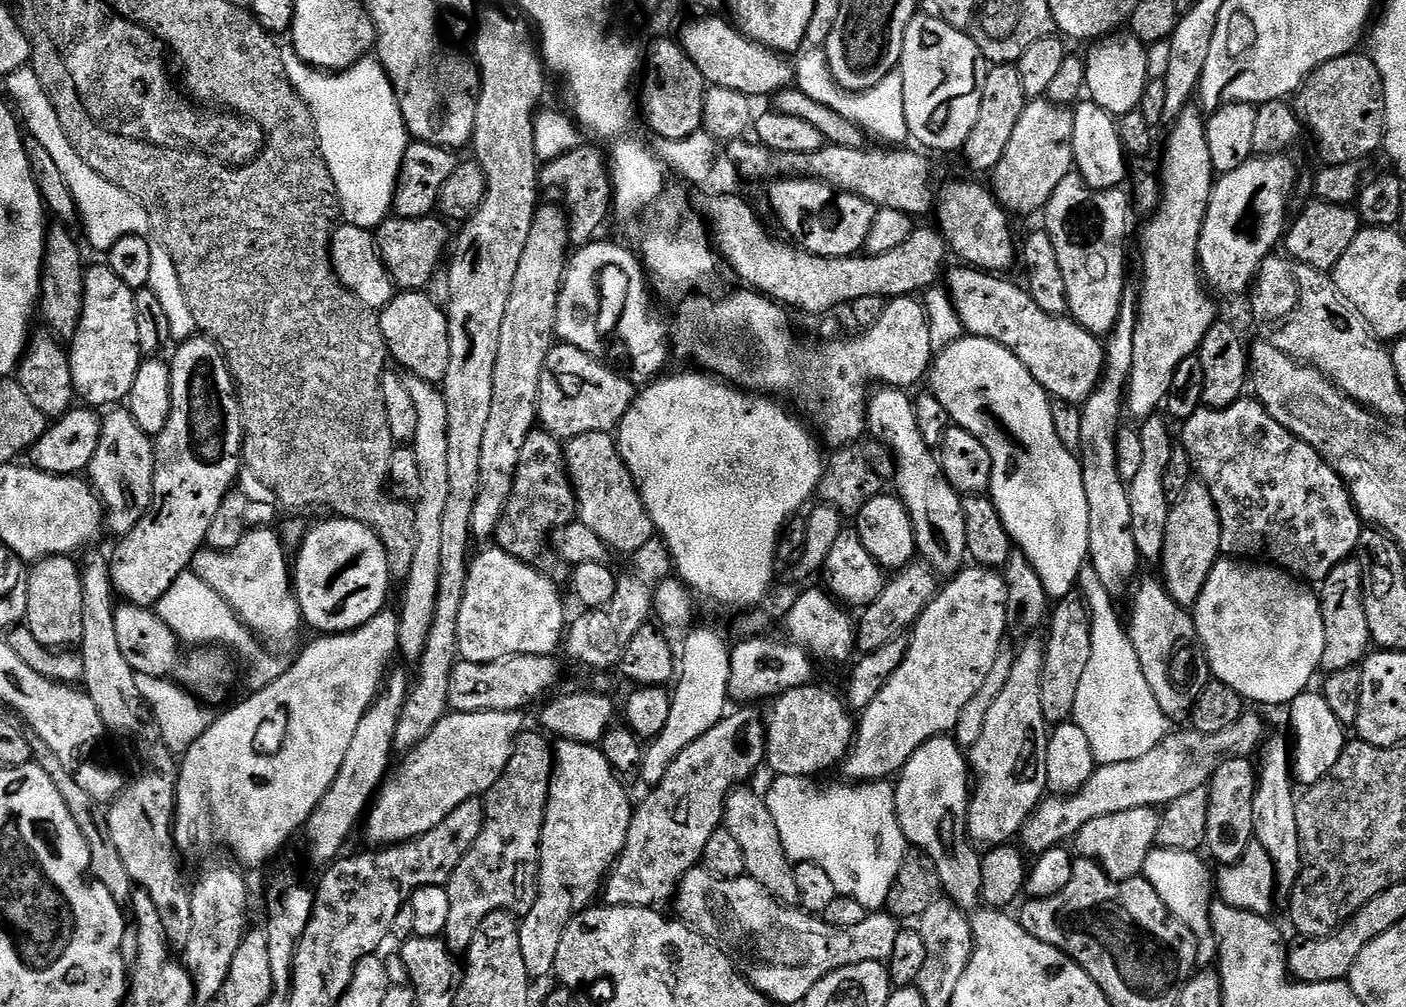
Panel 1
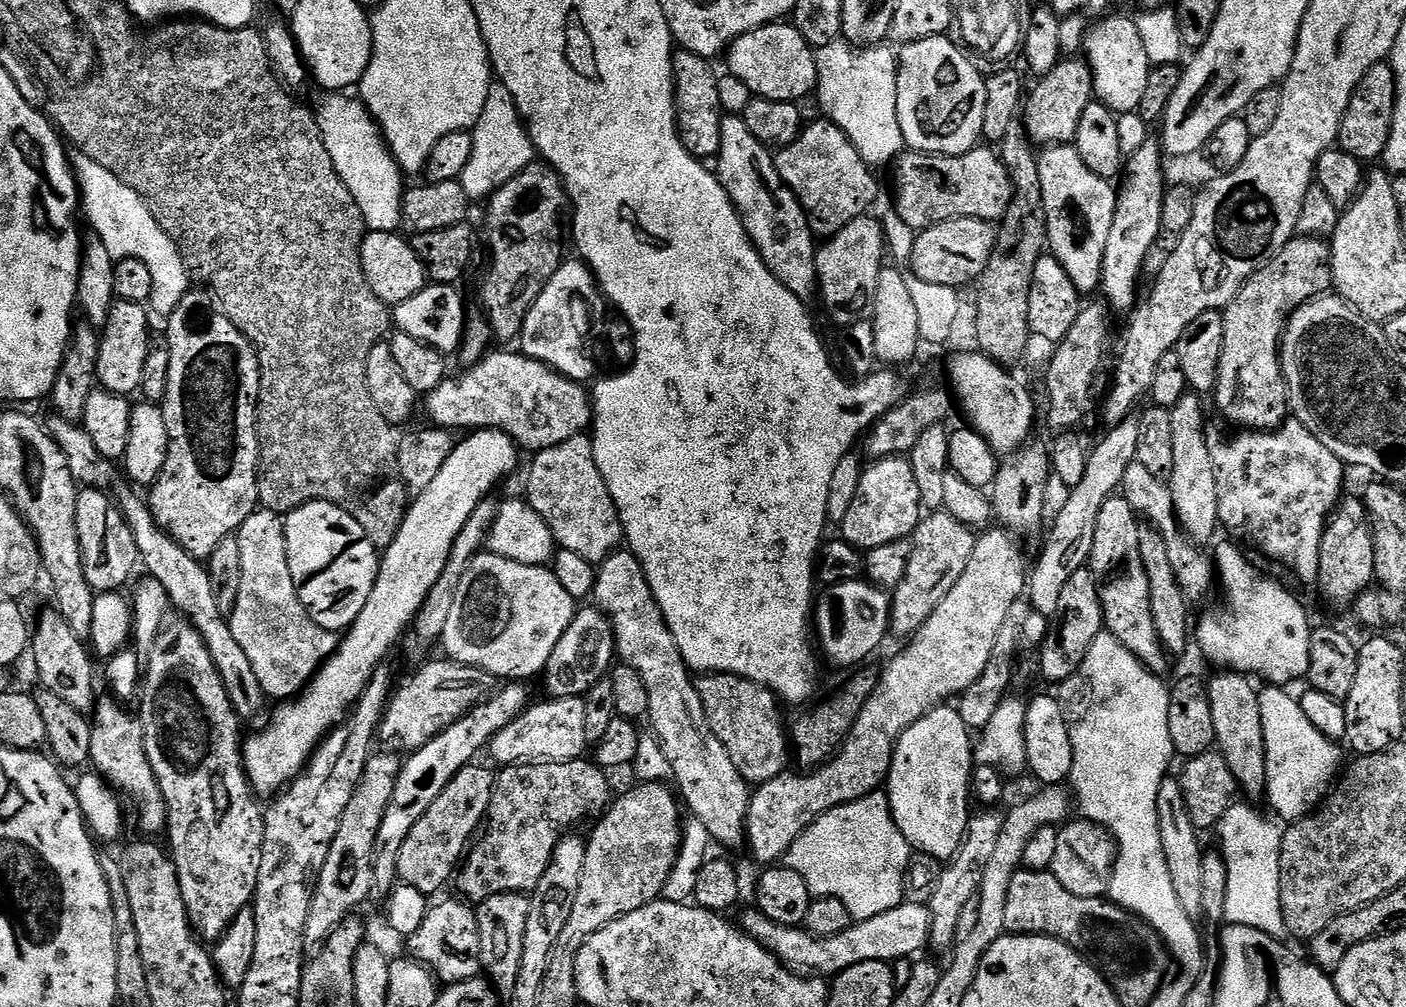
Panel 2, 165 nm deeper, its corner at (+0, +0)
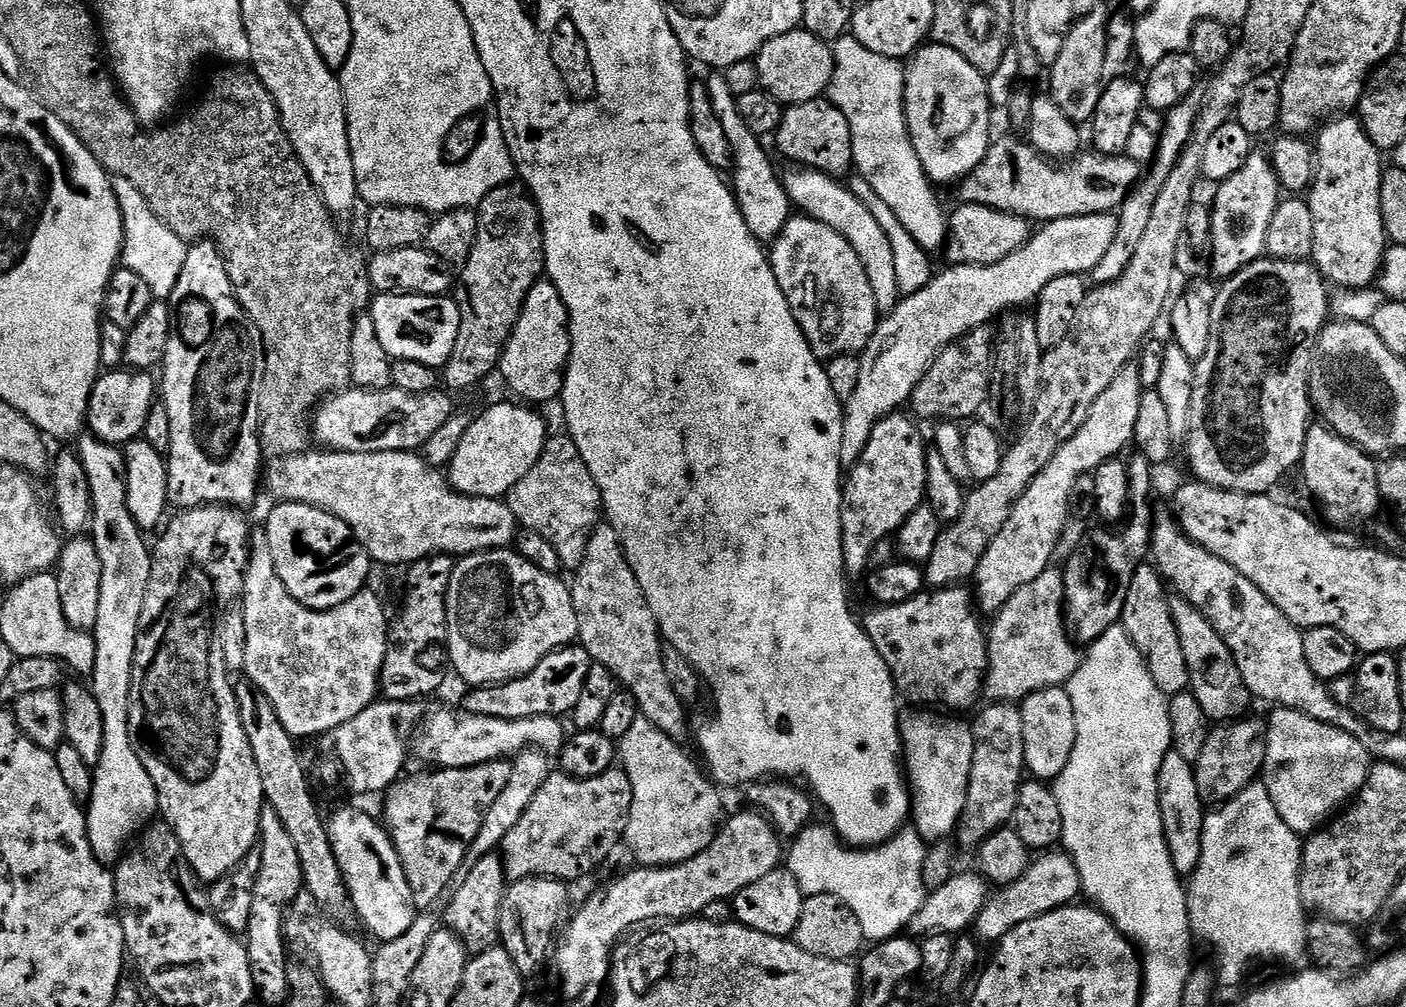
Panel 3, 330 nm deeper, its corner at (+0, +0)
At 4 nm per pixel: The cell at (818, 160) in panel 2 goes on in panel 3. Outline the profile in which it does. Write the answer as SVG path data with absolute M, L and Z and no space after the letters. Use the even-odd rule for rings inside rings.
M821 98L785 107L782 122L774 134L775 140L781 154L793 160L793 165L827 172L837 178L843 177L853 167L850 122L846 122L846 114L842 114L831 99Z

